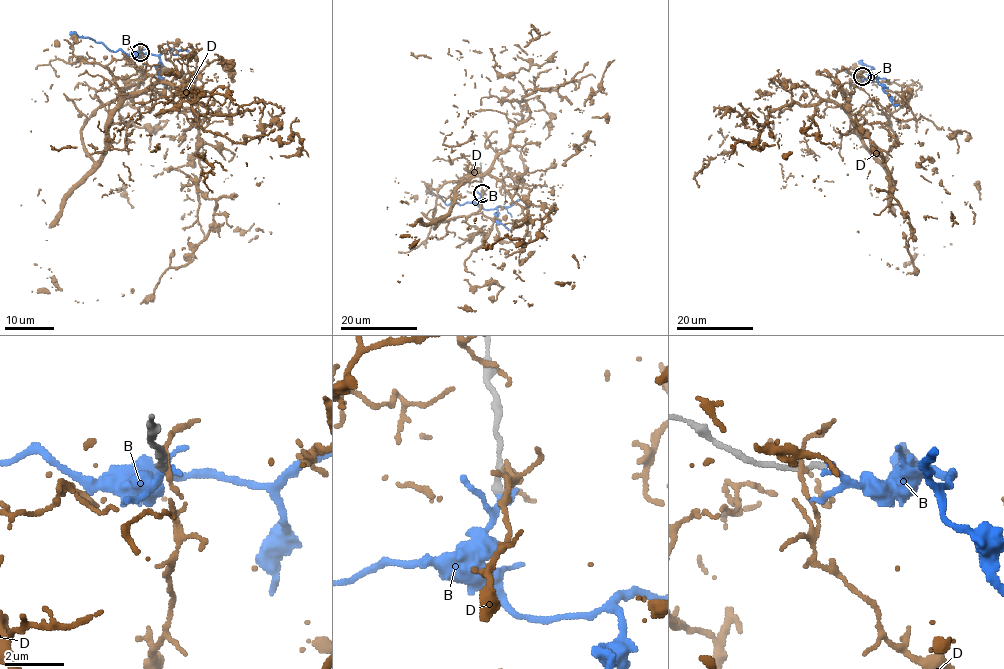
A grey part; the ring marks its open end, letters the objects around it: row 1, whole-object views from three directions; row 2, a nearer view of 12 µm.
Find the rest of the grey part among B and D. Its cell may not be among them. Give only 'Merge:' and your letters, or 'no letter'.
Merge: B

